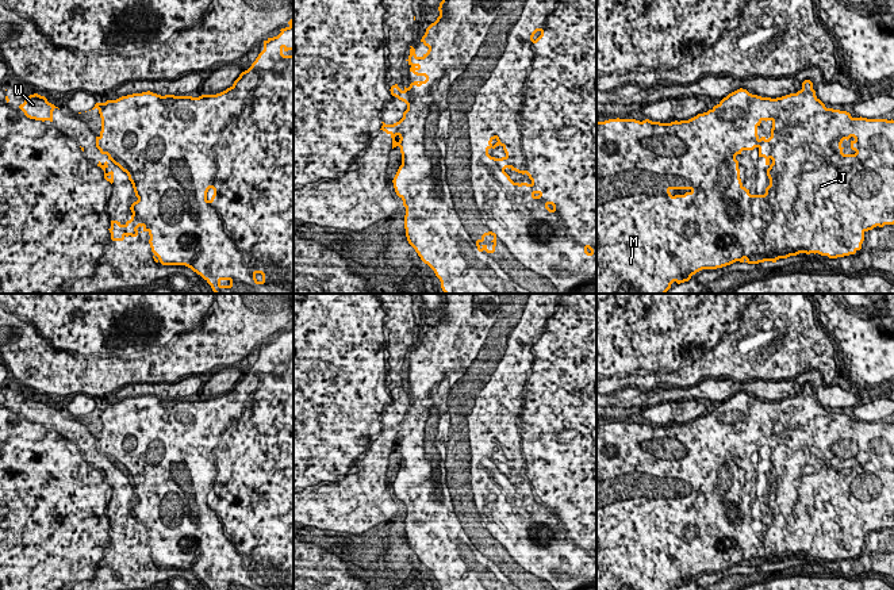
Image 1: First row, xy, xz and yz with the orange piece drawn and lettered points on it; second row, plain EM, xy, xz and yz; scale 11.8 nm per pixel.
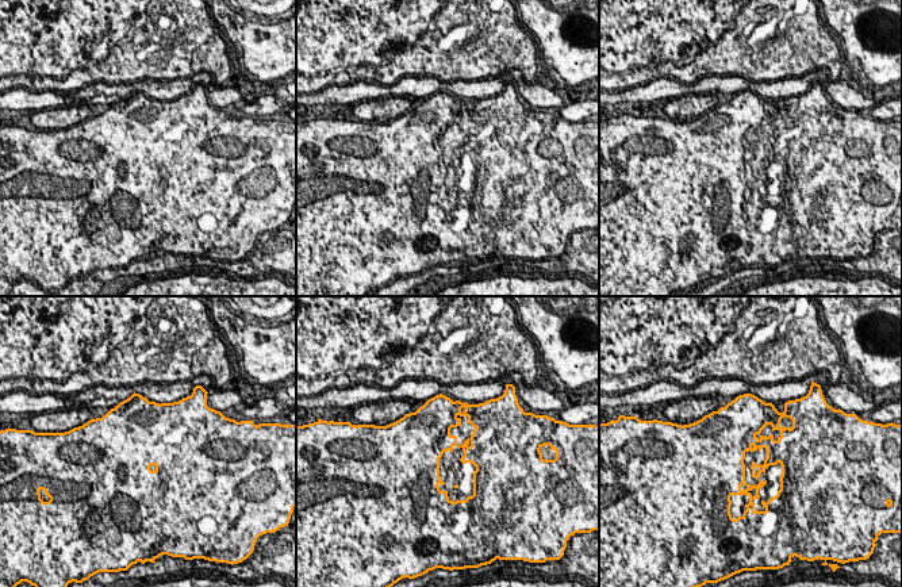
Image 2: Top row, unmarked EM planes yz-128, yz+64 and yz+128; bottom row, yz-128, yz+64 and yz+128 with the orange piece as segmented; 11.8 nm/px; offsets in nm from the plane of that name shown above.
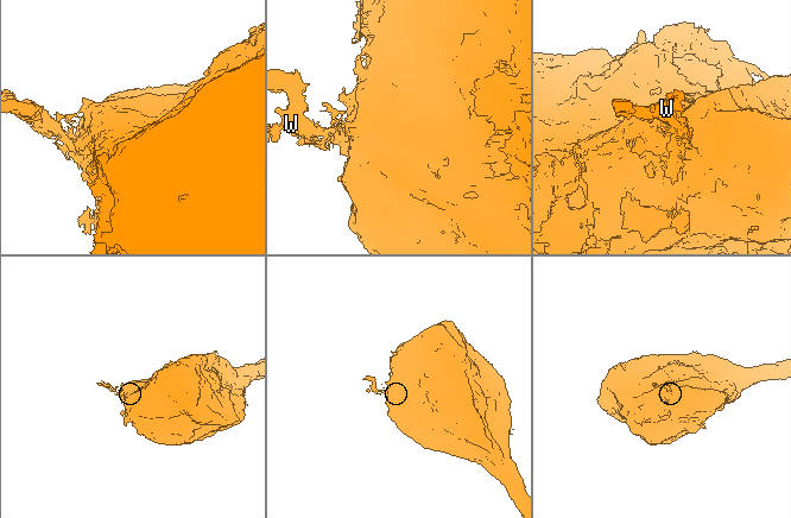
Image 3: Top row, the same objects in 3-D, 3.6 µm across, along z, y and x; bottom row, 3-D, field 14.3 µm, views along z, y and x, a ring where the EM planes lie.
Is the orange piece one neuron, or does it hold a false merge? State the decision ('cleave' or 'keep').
cleave

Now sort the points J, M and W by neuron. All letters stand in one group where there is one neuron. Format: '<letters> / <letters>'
J M / W

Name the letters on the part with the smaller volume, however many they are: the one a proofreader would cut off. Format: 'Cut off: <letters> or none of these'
Cut off: W

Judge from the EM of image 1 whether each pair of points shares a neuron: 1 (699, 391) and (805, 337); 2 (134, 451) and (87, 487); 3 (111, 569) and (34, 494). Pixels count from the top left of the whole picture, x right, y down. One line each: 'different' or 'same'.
1: different
2: same
3: same

